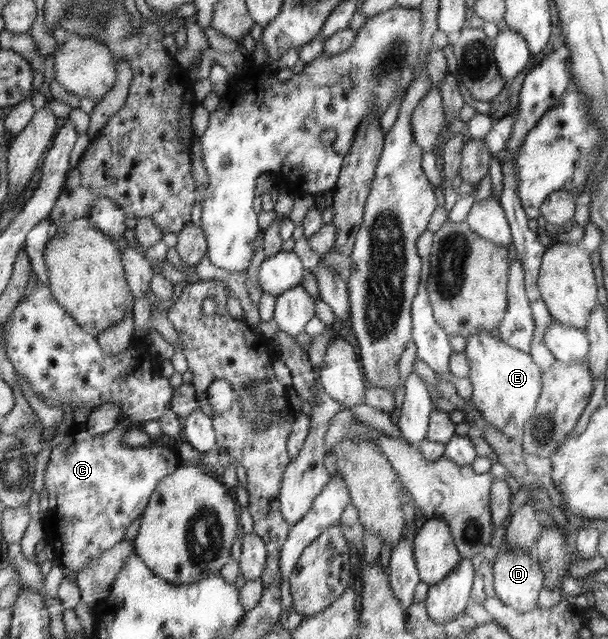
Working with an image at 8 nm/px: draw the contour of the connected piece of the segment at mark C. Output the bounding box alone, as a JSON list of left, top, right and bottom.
[43,422,181,572]

